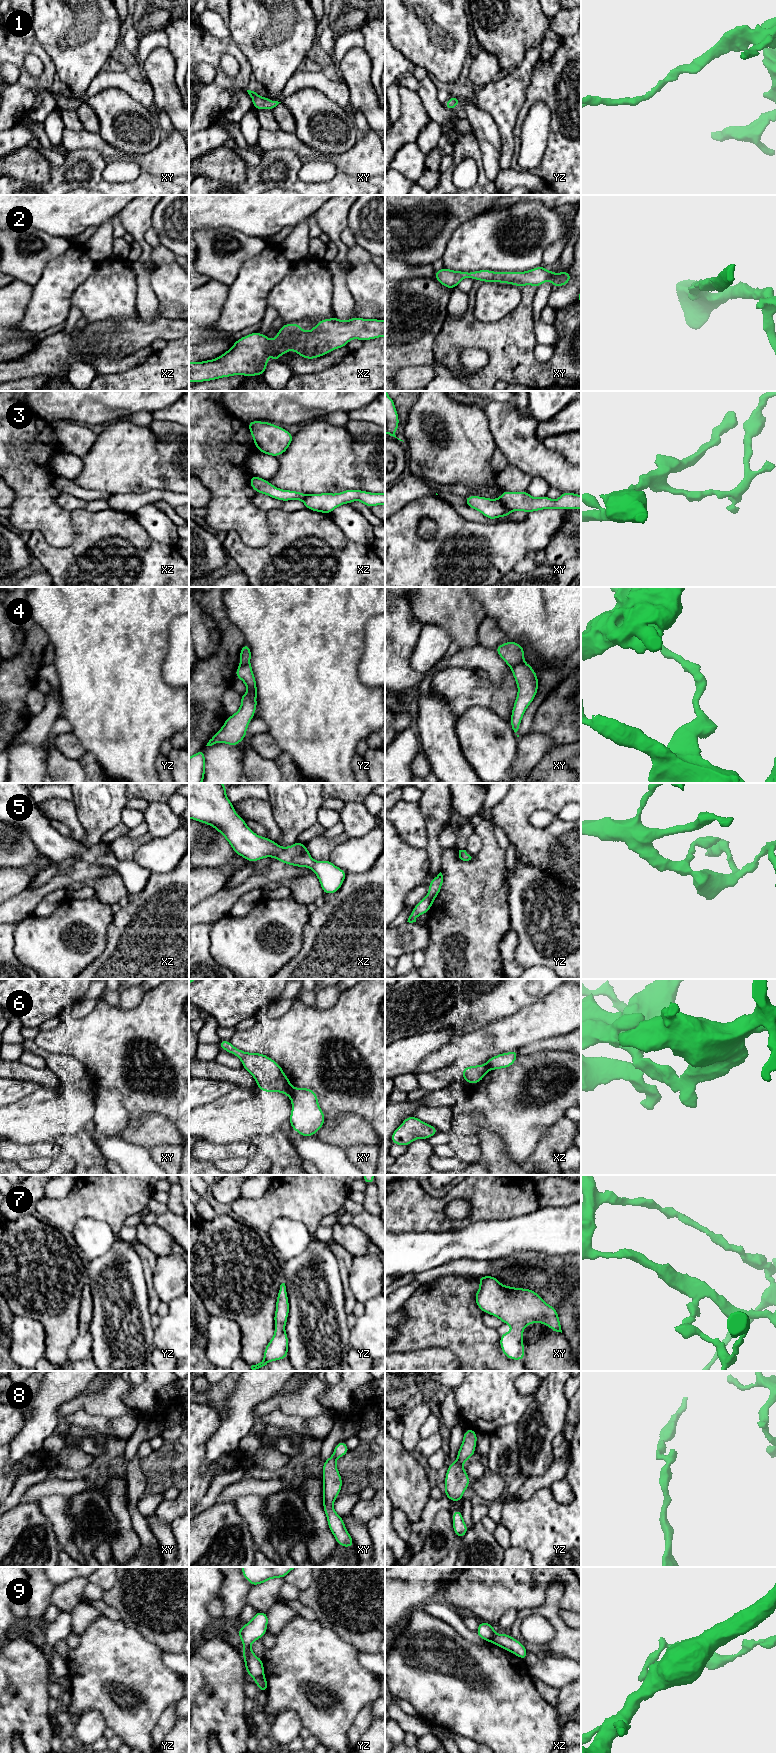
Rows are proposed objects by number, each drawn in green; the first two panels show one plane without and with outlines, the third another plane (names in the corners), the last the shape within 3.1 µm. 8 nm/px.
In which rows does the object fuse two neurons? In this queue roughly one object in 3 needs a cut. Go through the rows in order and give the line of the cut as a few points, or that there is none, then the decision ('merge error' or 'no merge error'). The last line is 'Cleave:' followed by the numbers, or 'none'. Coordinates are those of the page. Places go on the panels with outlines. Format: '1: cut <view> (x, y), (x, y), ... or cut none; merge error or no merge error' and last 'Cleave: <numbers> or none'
1: cut none; no merge error
2: cut none; no merge error
3: cut xy (498, 499), (510, 511); merge error
4: cut xy (522, 661), (511, 668); merge error
5: cut none; no merge error
6: cut xy (291, 1086), (289, 1096); merge error
7: cut none; no merge error
8: cut none; no merge error
9: cut yz (263, 1674), (254, 1680); merge error
Cleave: 3, 4, 6, 9

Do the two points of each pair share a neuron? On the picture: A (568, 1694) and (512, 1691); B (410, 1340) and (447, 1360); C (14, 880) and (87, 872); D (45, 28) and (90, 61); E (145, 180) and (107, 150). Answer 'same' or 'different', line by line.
A: different
B: different
C: different
D: same
E: different

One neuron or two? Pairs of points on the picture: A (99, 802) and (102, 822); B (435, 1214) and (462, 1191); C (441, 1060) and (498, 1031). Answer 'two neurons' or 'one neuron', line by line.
A: one neuron
B: one neuron
C: one neuron

